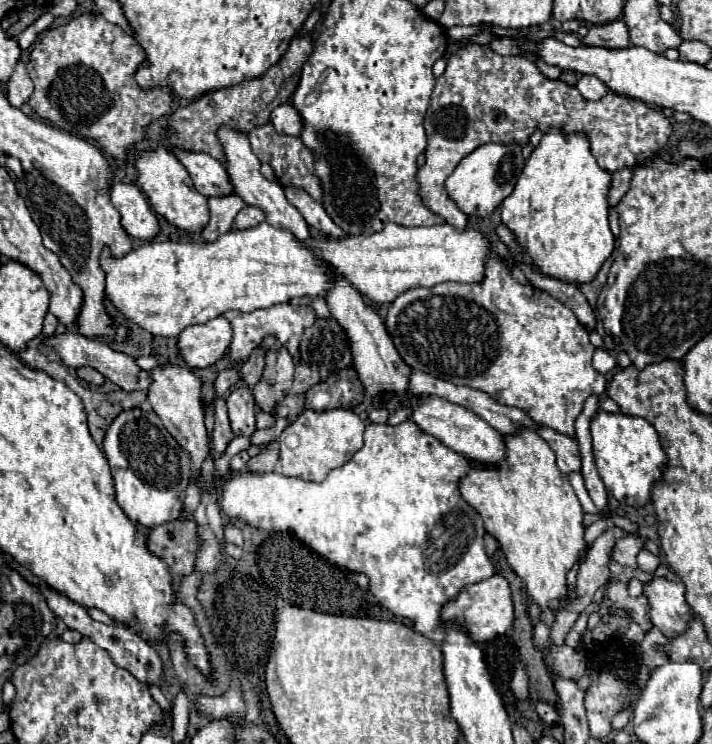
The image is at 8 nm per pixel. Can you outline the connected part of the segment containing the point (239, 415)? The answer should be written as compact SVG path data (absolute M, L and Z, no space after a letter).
M236 388L228 400L228 414L230 414L230 424L232 432L238 436L250 436L256 426L254 426L254 412L256 412L256 402L254 396L250 394L248 388Z

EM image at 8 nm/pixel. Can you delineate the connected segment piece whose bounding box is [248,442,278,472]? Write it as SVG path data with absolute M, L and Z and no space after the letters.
M270 442L268 448L272 448L272 452L264 452L264 456L260 456L260 460L250 460L248 468L252 472L272 472L276 468L278 462L278 442Z

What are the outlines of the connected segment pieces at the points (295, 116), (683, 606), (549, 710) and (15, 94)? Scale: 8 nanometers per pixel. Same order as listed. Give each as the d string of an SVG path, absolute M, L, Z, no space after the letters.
M280 104L272 116L270 122L278 134L288 134L288 136L300 136L302 120L300 114L292 108L292 104Z
M654 576L650 582L642 584L642 594L650 606L650 620L662 634L668 636L668 632L680 632L680 628L684 628L684 620L690 616L684 584Z
M536 700L534 702L534 706L536 706L536 712L538 712L538 716L544 720L544 722L558 722L558 714L556 714L556 710L554 710L554 706L550 706L548 702L542 702L542 700Z
M18 62L16 64L16 70L8 82L8 102L16 108L20 108L22 104L28 102L28 98L32 96L34 92L34 84L26 72L26 64L24 62Z

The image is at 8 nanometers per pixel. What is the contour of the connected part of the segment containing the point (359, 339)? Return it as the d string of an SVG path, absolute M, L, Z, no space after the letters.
M340 284L340 288L332 288L332 292L328 292L328 308L330 314L344 324L344 330L348 332L348 338L352 340L352 358L354 358L354 366L356 372L366 388L366 392L372 396L374 402L380 402L378 396L386 390L396 390L400 396L406 394L408 390L408 372L410 368L404 364L404 360L400 360L382 318L376 314L378 310L364 302L362 296L356 296L356 292L352 292L352 288L348 288L348 284Z

